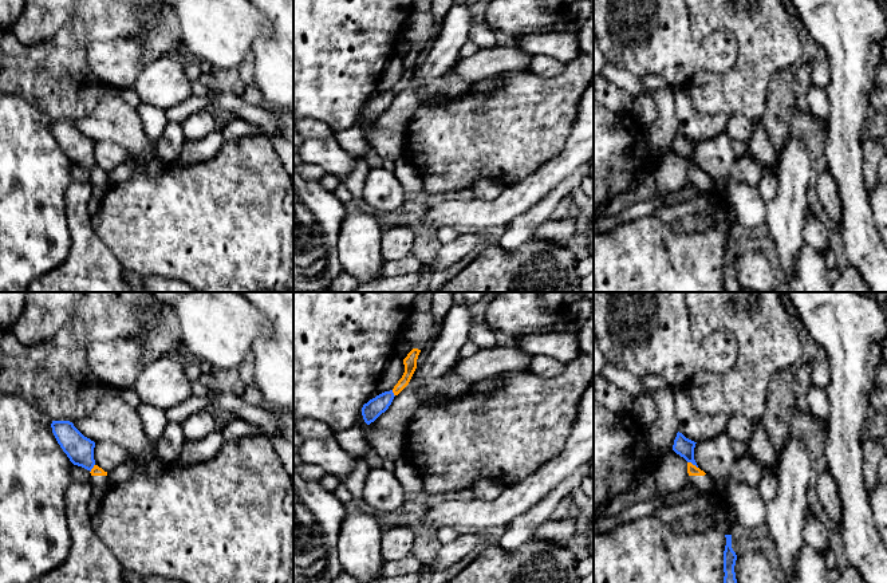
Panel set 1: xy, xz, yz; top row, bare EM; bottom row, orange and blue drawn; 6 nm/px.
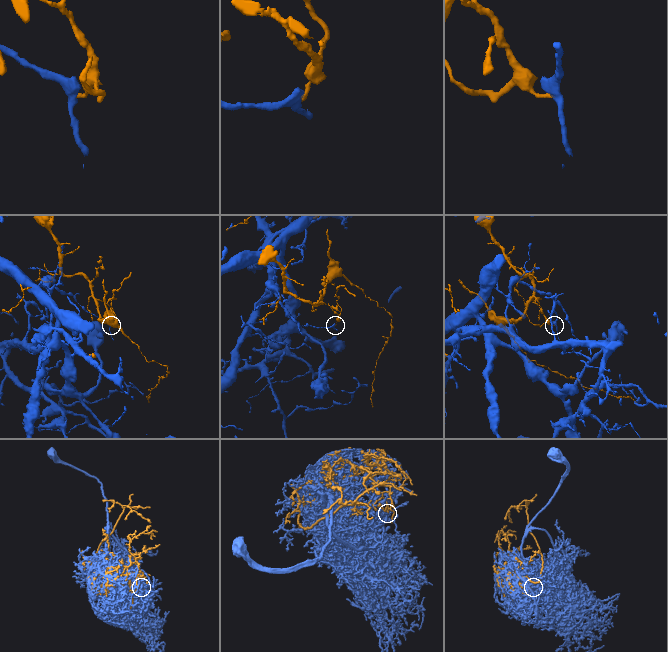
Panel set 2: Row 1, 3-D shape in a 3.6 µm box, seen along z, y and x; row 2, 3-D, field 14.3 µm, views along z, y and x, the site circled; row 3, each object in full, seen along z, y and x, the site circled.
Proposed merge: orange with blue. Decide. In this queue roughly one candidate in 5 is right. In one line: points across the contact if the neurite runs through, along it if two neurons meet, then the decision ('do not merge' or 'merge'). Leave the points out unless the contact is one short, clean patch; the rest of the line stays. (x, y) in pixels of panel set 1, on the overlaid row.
border along yz (688, 461), (697, 468); do not merge

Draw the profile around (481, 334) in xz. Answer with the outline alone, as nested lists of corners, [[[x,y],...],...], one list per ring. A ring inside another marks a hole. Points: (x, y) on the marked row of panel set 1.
[[[485,322],[474,323],[469,339],[473,340],[480,350],[493,348],[497,346],[496,331],[492,330]]]

